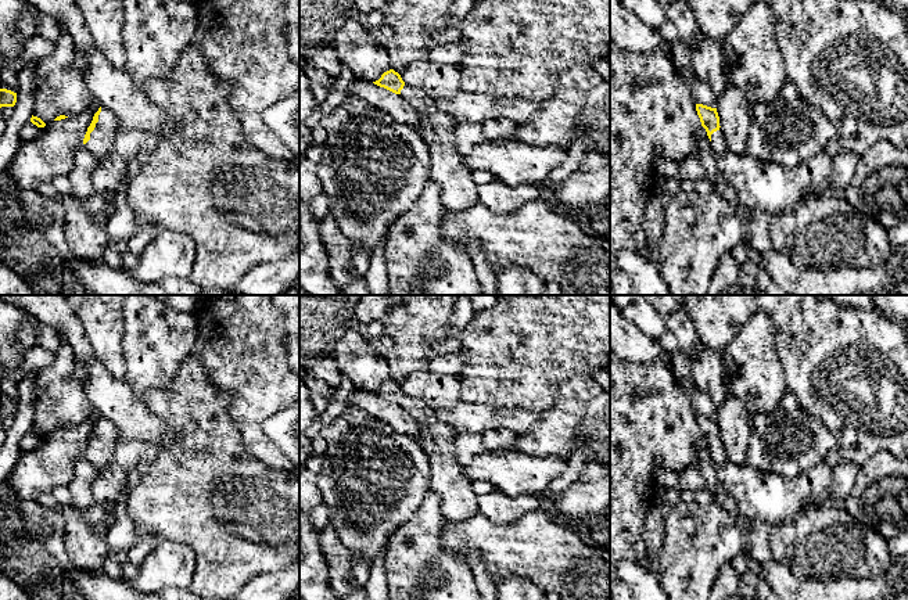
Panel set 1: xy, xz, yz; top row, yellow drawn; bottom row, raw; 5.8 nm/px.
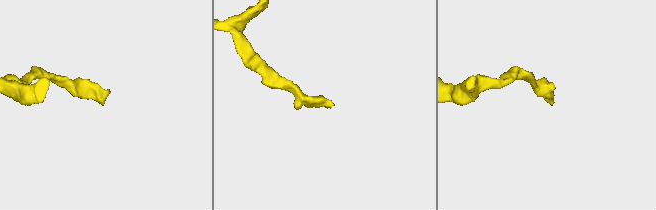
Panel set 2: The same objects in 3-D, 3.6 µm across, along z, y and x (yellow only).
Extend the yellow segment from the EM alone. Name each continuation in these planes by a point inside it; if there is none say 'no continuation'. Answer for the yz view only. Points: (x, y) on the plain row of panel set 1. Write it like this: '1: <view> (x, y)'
1: yz (718, 456)

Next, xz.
1: xz (458, 500)

